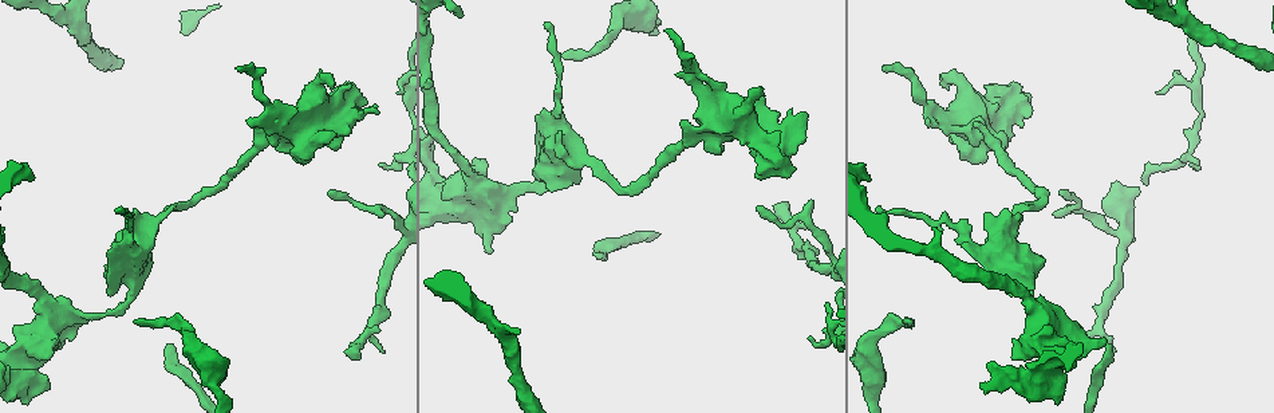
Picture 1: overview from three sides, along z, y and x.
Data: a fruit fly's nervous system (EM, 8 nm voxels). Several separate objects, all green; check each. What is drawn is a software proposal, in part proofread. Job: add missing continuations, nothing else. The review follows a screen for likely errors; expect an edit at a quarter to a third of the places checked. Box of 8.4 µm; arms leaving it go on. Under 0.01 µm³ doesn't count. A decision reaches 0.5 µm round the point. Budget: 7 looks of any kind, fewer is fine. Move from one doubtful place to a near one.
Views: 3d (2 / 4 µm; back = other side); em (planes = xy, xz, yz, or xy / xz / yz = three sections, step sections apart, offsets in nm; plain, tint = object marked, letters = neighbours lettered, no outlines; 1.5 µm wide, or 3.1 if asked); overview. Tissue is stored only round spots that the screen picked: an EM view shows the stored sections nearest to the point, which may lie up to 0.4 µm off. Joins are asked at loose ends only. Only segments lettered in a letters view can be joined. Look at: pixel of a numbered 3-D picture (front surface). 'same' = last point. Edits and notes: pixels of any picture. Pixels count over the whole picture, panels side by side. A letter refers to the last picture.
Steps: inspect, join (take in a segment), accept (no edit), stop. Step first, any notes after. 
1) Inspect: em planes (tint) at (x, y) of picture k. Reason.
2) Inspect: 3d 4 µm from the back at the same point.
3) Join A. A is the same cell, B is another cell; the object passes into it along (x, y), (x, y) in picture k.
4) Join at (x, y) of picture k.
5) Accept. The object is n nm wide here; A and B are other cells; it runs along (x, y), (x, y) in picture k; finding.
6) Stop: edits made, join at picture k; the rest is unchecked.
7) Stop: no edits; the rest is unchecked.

Inspect: em xz step 8 (letters) at (238, 71) of picture 1. Tapers out.

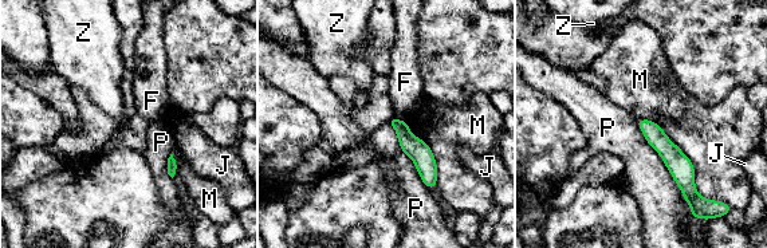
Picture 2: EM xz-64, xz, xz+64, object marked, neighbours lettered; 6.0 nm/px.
Inspect: em planes (letters) at the same point. Another direction.

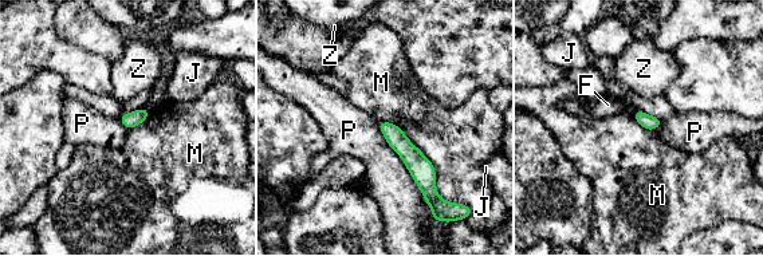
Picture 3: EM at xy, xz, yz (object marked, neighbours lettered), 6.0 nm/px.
Accept. The longest contact is with M, 600 nm; F, J, M, P and Z are other cells; a border runs along (378, 121), (432, 164), (444, 200) in picture 3; no lettered segment goes on from it.

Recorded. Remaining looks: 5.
Inspect: 3d 4 µm at (761, 208) of picture 1. Thin end.

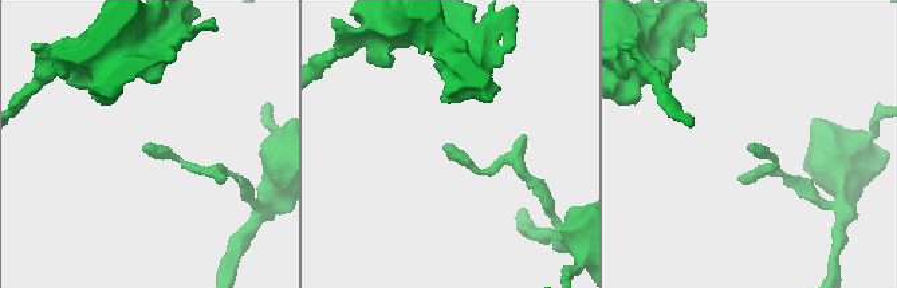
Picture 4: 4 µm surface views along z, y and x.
Inspect: em planes (letters) at (145, 145) of picture 4. Need the tissue.

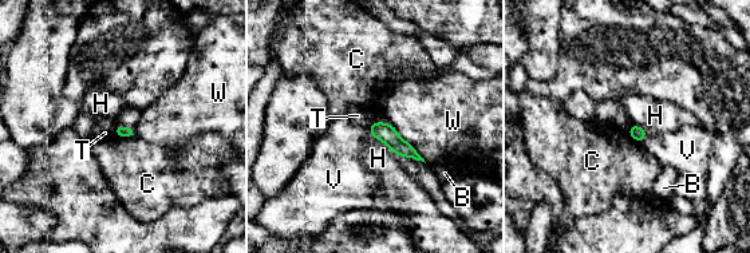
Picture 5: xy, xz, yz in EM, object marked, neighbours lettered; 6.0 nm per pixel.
Accept. B, C, H, T, V and W are other cells; none of them fits.

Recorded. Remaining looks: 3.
Inspect: 3d 2 µm at (168, 344) of picture 1. Thin end.

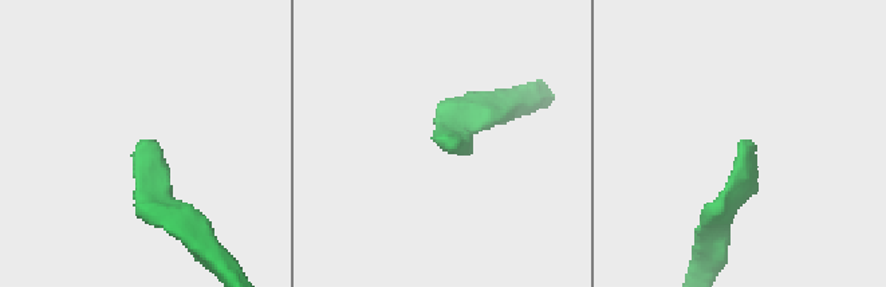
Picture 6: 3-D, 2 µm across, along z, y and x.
Inspect: em yz step 4 (letters) at (145, 143) of picture 6.

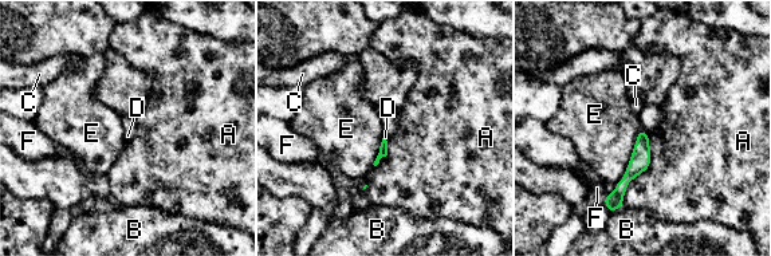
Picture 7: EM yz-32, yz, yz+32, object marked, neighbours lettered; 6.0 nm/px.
Accept. A, B, C, D, E and F are other cells; it runs along (642, 134), (641, 158), (616, 204) in picture 7; none of them fits.

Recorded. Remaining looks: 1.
Stop: no edits; the rest is unchecked.

